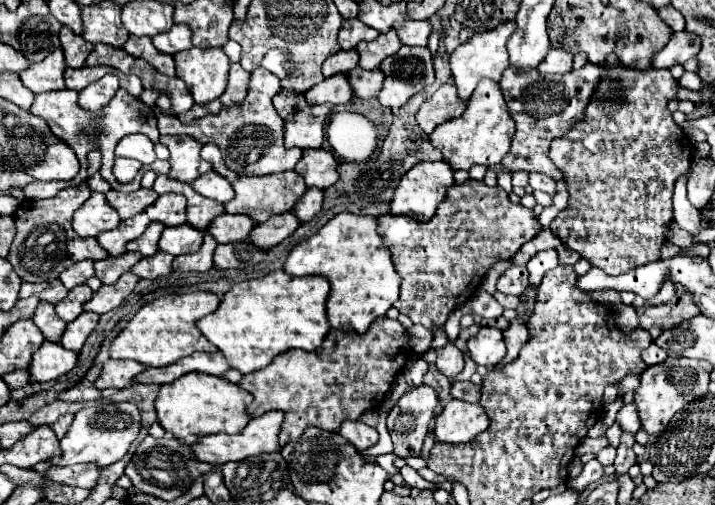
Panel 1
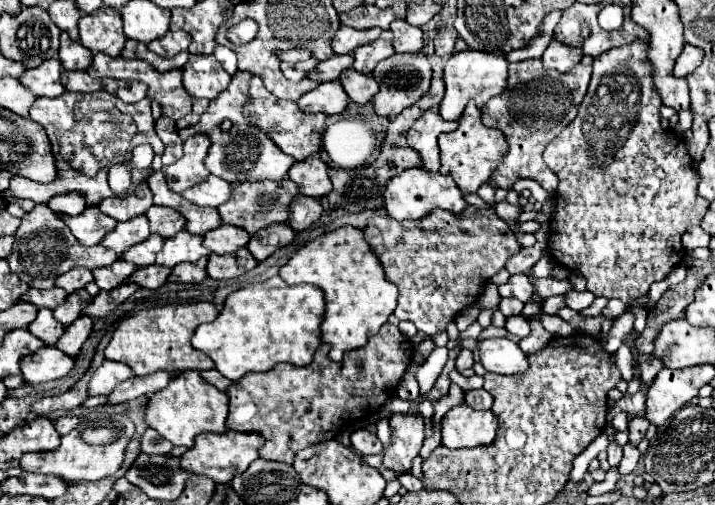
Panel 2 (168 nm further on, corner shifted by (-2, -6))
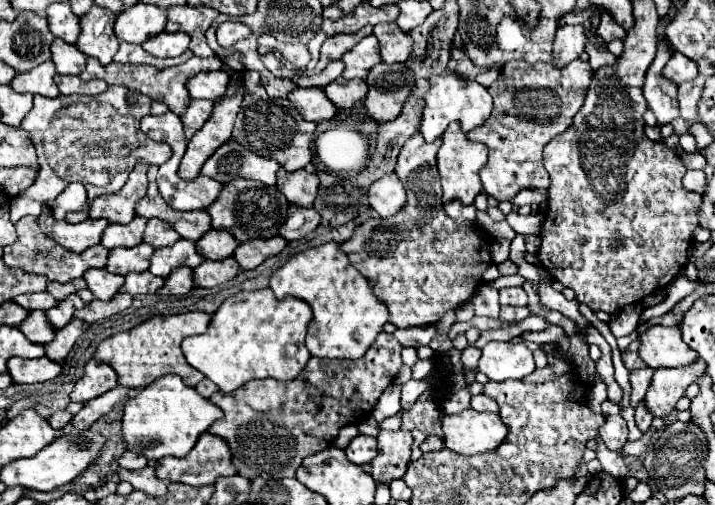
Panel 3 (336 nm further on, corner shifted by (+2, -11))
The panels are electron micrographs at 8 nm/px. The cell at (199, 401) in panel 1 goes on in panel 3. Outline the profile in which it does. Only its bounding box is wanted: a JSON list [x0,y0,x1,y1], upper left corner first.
[123,375,223,459]

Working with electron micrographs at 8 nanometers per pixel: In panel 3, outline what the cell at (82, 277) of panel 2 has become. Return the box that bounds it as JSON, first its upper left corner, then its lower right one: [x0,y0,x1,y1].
[47,279,85,301]

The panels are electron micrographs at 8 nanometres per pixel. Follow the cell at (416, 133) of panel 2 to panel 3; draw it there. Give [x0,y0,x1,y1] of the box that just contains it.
[341,133,493,327]

